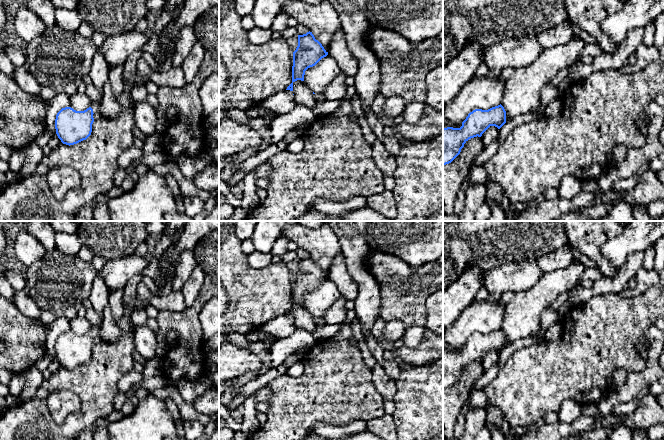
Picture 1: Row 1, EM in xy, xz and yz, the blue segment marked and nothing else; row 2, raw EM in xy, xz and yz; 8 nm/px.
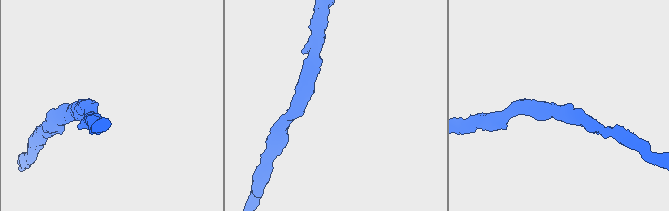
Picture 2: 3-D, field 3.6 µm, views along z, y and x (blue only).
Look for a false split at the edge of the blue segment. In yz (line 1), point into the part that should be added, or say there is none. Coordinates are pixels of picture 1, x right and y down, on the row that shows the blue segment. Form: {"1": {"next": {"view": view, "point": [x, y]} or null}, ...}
{"1": {"next": null}}

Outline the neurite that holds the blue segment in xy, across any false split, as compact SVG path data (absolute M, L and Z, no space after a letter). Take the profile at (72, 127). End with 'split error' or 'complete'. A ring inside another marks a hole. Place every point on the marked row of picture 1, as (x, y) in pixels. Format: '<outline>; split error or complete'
M90 84L85 92L91 99L91 106L84 111L71 107L62 108L56 115L55 129L63 144L74 145L86 140L92 132L93 114L98 112L103 99L103 89Z; split error

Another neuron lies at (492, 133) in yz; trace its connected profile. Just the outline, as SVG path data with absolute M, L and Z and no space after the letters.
M490 126L481 136L483 148L491 144L492 141L499 136L499 129L495 126Z

